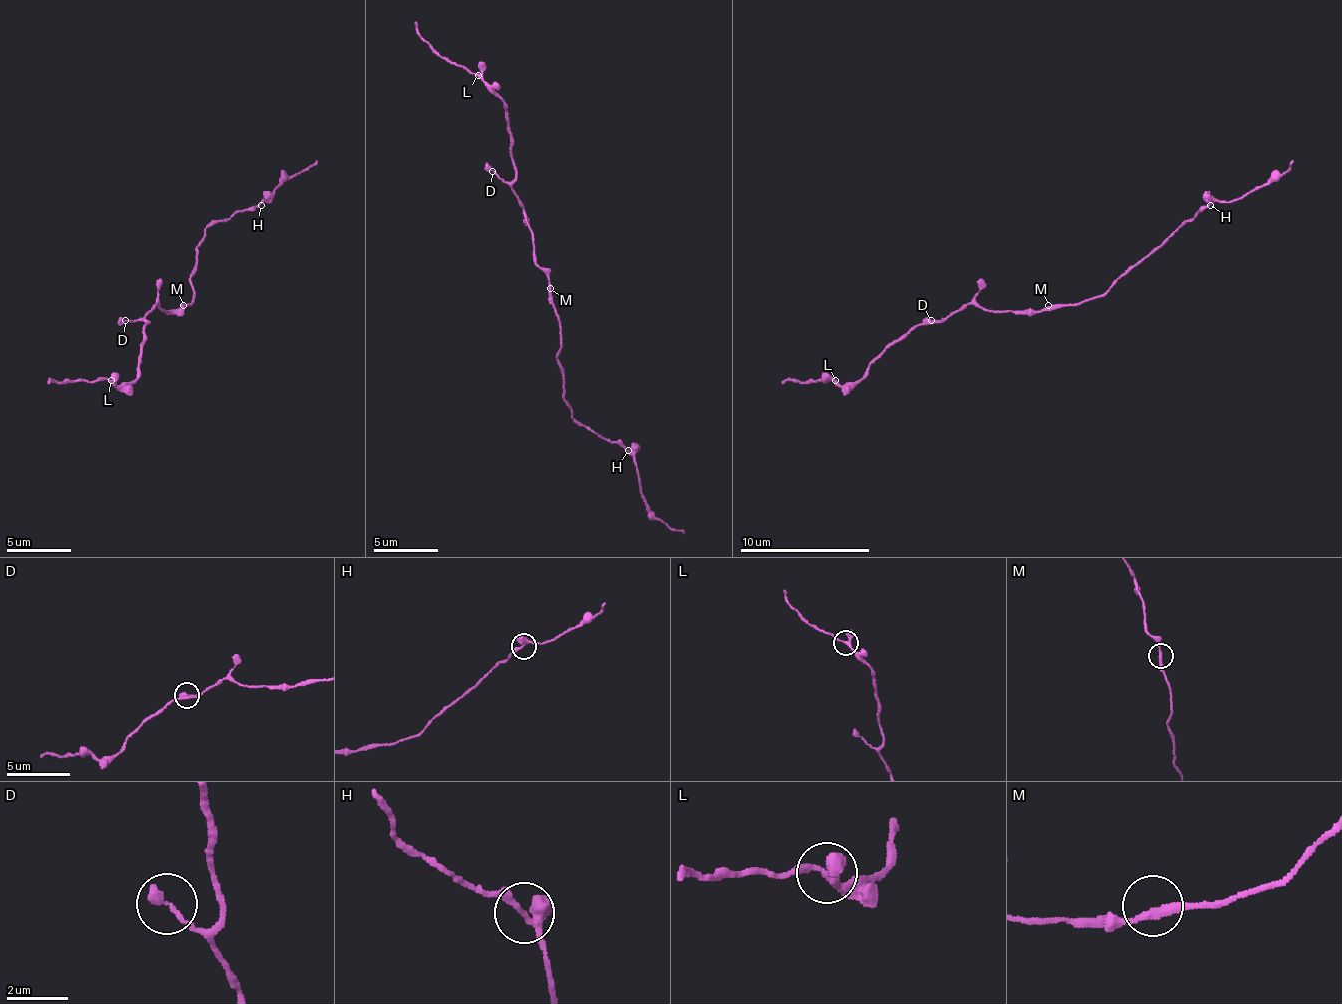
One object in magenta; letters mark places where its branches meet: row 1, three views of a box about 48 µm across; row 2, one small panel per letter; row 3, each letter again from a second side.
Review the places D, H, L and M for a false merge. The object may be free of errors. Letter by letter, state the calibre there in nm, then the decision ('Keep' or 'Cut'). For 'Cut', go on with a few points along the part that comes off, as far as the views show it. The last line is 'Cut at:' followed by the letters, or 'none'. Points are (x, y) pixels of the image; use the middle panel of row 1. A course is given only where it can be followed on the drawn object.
D: Thickness 360 nm. Keep
H: Thickness 240 nm. Keep
L: Thickness 240 nm. Keep
M: Thickness 240 nm. Keep
Cut at: none

